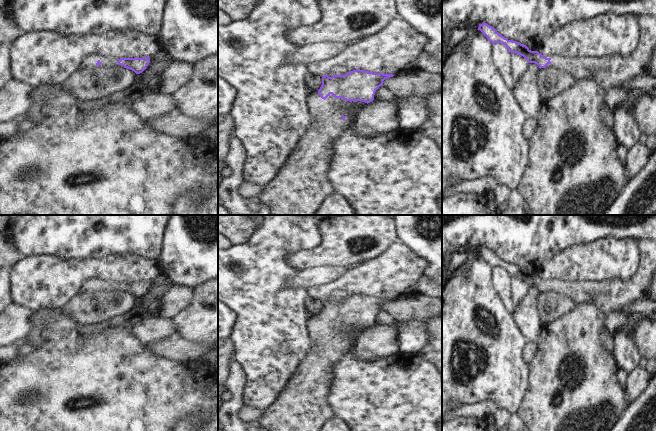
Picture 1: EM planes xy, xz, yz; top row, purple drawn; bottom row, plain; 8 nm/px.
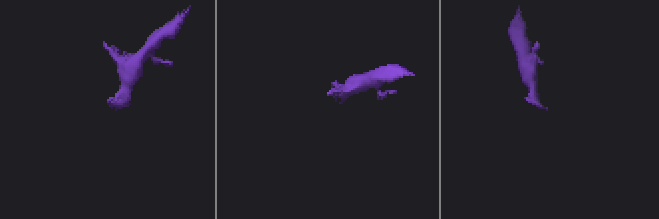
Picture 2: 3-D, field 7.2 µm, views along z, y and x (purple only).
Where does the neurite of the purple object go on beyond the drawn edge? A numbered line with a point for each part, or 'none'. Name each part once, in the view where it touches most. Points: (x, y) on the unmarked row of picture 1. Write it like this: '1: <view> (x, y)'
1: xz (302, 405)

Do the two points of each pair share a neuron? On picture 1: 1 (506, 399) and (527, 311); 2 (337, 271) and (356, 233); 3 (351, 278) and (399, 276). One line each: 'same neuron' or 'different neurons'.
1: different neurons
2: different neurons
3: same neuron

